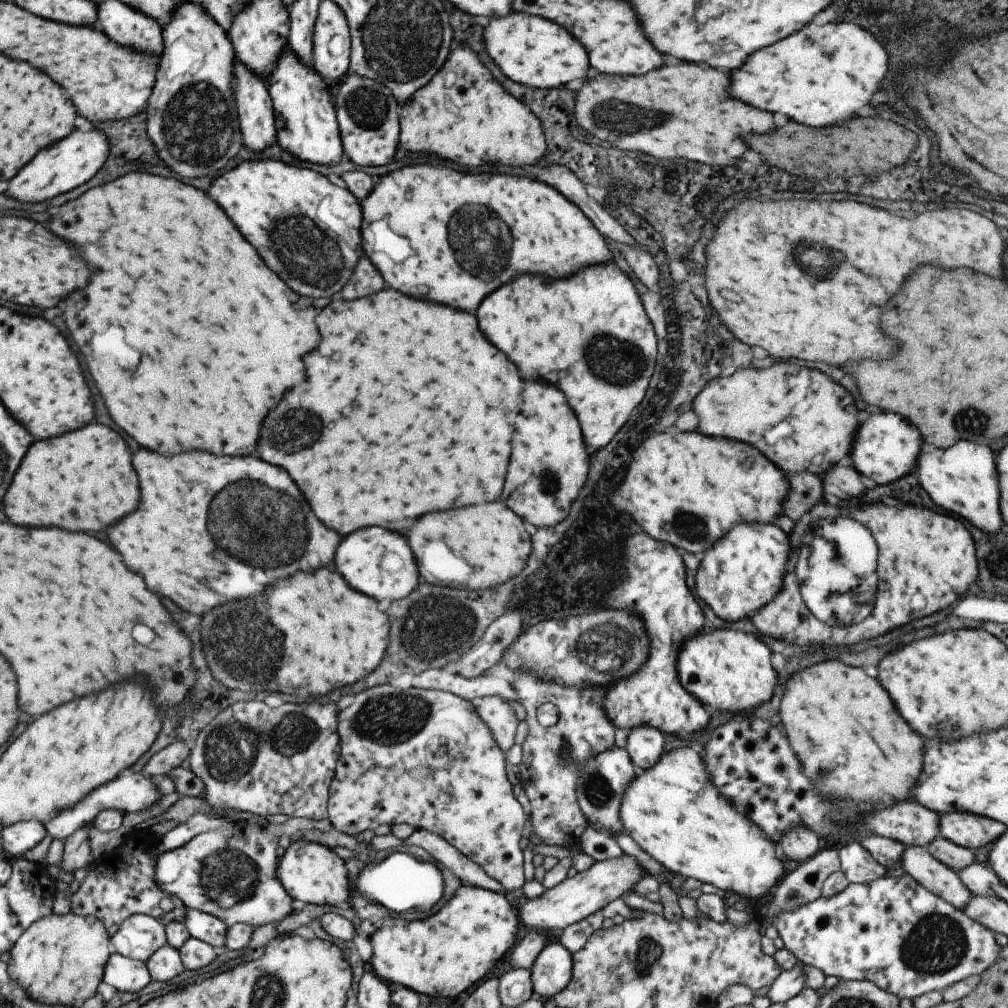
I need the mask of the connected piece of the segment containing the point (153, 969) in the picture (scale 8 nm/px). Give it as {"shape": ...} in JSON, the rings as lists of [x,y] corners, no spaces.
{"shape":[[[167,944],[157,948],[144,963],[151,981],[167,982],[184,969],[178,950]]]}

